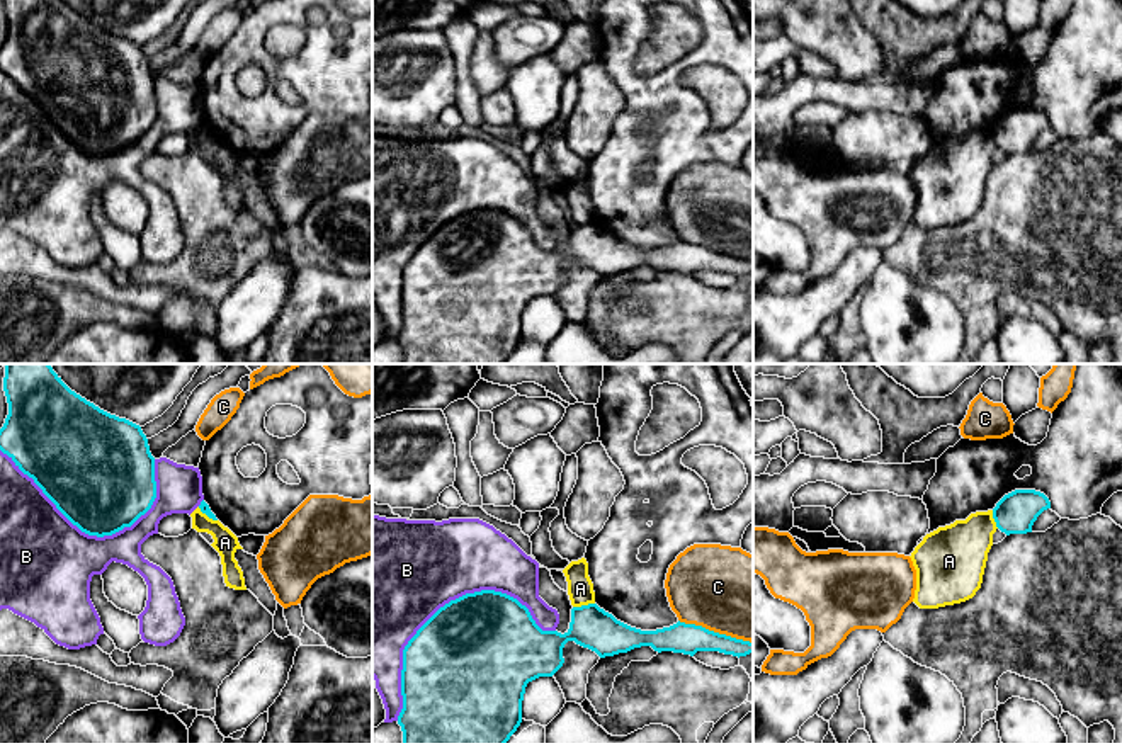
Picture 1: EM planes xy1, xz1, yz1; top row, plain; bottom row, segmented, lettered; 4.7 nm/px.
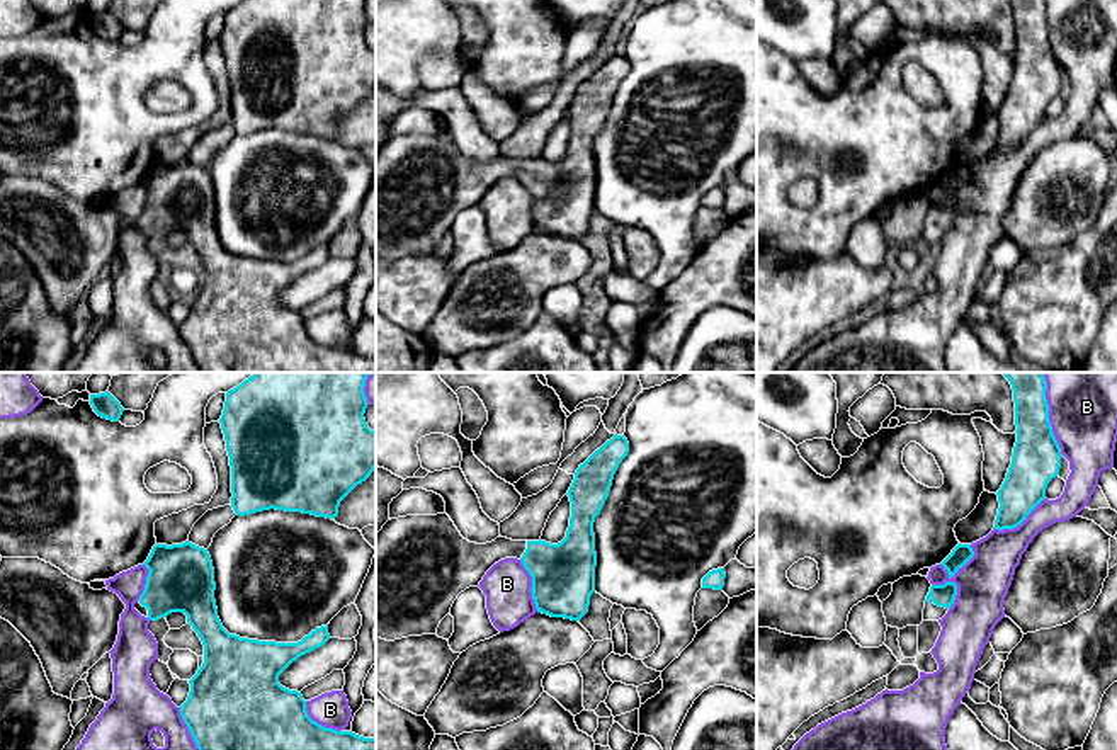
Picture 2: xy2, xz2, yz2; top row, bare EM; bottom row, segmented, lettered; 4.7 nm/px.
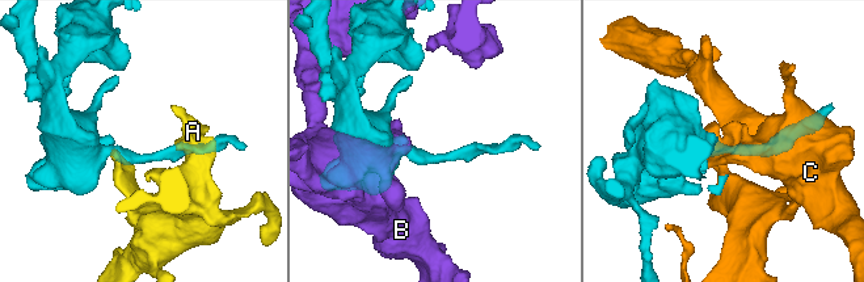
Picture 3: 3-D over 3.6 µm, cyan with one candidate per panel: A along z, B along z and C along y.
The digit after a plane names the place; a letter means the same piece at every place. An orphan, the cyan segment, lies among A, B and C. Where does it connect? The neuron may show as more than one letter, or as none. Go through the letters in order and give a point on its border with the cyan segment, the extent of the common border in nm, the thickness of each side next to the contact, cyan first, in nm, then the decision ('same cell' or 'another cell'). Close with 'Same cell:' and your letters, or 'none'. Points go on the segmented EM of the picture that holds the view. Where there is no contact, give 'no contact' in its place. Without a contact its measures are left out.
A: contact xz1 (583, 606); length 110 nm; calibres 200 and 130 nm; another cell
B: contact xz1 (446, 604); length 850 nm; calibres 500 and 480 nm; another cell
C: contact xz1 (716, 633); length 360 nm; calibres 140 and 420 nm; another cell
Same cell: none

